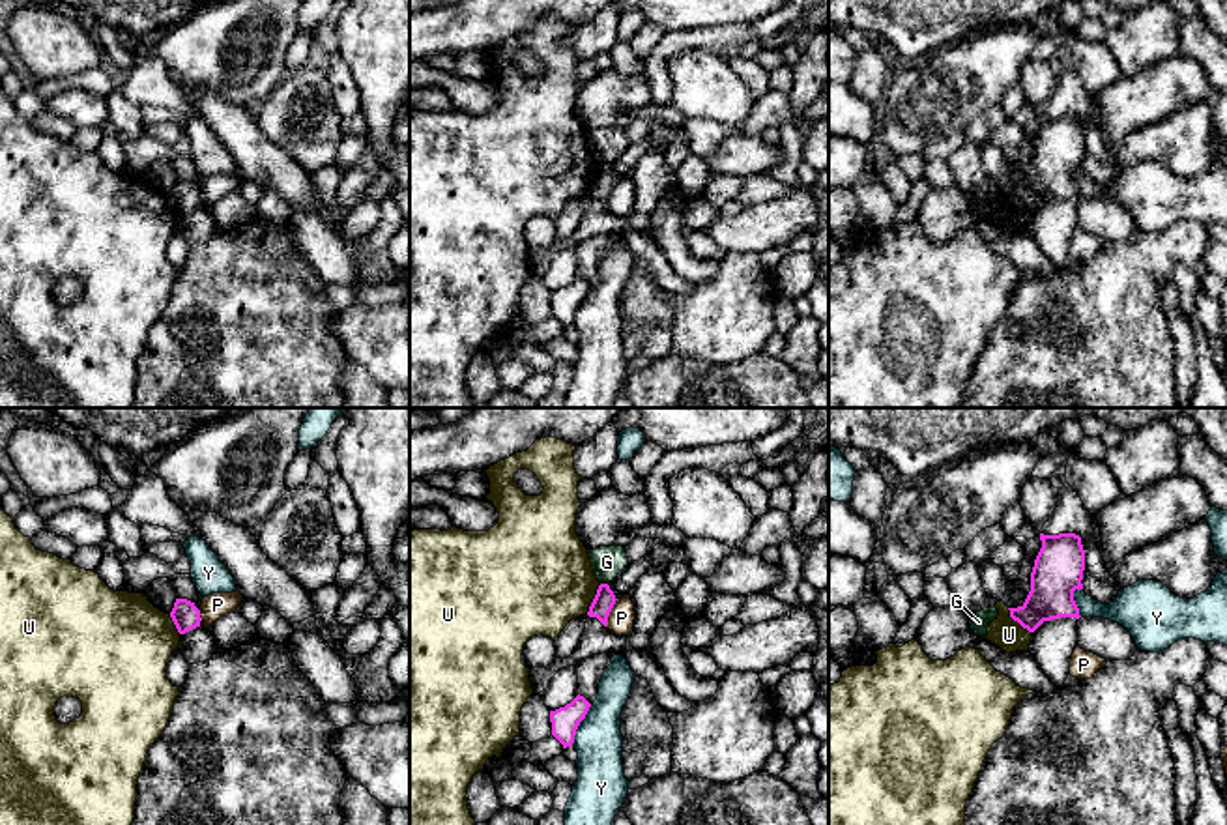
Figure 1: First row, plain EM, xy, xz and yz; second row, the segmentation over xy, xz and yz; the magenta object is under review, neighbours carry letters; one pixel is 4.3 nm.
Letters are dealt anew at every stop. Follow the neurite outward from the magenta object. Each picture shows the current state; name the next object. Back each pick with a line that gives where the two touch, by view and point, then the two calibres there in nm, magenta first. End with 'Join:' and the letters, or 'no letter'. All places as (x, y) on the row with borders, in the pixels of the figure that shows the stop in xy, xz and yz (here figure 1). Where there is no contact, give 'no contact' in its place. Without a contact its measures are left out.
Join: no letter

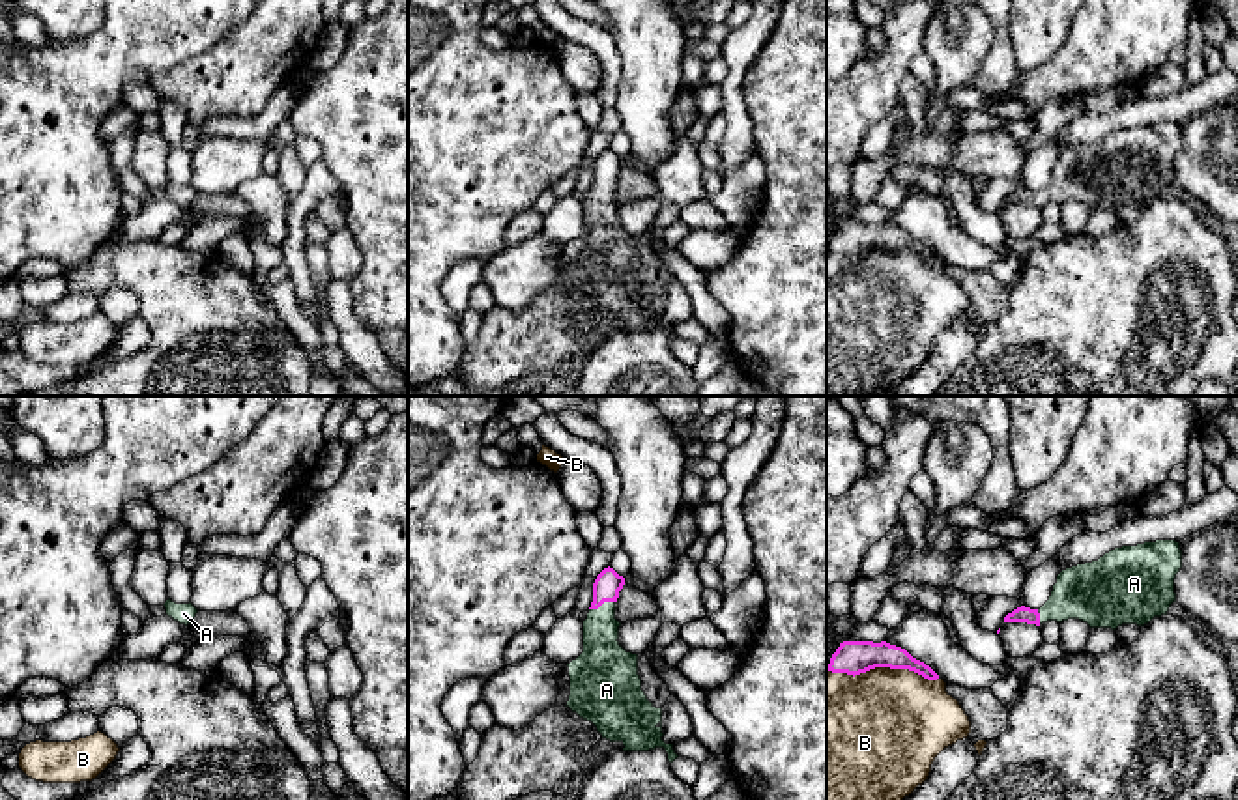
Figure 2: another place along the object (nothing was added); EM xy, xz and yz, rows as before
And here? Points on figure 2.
A: xz (601, 604) | 120/200 nm
Join: A

